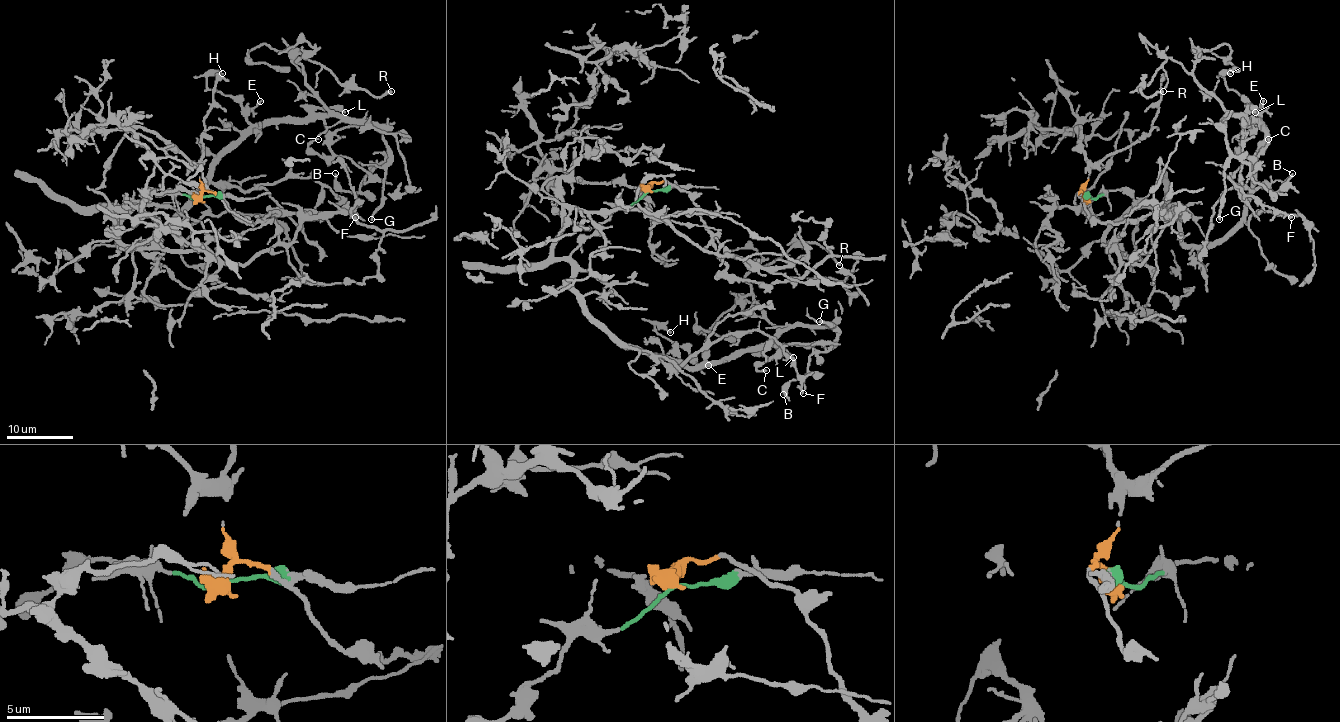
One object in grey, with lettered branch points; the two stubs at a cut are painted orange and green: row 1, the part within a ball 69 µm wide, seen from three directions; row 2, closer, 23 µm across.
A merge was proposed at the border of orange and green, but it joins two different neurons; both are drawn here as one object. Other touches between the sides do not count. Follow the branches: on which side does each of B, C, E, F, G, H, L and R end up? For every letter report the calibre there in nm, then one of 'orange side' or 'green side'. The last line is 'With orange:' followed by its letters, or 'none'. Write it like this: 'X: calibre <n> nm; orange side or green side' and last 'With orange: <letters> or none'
B: calibre 160 nm; green side
C: calibre 170 nm; green side
E: calibre 150 nm; green side
F: calibre 130 nm; green side
G: calibre 170 nm; green side
H: calibre 130 nm; green side
L: calibre 260 nm; green side
R: calibre 190 nm; green side
With orange: none

